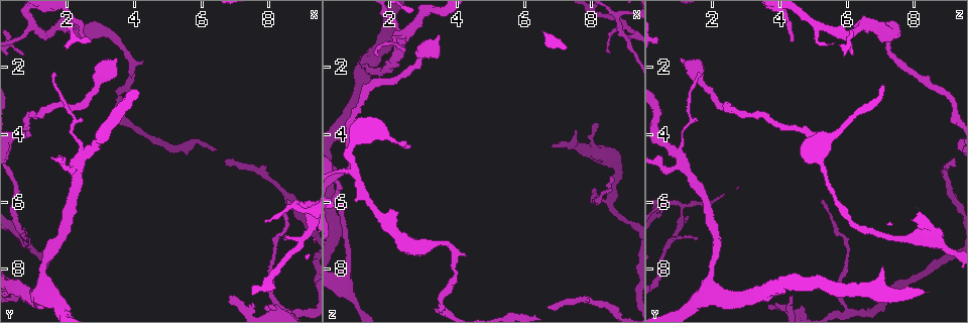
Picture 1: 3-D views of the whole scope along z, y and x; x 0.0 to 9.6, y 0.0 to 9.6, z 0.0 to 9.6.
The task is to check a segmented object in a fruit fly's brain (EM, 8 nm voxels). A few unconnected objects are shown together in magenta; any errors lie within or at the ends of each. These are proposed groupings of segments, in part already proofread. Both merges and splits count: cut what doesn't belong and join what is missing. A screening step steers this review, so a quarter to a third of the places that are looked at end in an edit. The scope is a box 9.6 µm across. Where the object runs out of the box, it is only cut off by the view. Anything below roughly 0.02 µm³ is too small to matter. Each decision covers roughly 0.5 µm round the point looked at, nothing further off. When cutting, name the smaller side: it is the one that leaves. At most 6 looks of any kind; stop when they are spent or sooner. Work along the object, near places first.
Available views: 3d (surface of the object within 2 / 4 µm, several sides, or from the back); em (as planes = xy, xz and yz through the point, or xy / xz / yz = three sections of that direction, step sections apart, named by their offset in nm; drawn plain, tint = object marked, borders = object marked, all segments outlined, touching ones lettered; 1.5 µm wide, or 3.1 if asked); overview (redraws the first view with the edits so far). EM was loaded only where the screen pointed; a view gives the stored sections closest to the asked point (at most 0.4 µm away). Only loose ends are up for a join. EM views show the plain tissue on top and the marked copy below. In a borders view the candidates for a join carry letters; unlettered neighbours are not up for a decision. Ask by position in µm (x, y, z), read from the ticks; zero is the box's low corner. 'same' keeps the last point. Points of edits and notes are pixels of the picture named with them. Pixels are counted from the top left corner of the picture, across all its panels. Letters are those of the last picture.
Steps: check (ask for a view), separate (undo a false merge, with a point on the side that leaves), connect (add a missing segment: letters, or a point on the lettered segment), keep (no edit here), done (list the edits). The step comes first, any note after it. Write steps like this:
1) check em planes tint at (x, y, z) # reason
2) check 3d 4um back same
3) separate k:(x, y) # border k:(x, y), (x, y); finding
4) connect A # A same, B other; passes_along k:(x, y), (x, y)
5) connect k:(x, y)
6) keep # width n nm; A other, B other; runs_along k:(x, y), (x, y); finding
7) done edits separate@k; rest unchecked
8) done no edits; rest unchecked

check 3d 2um at (6.85, 8.85, 4.35) # free end

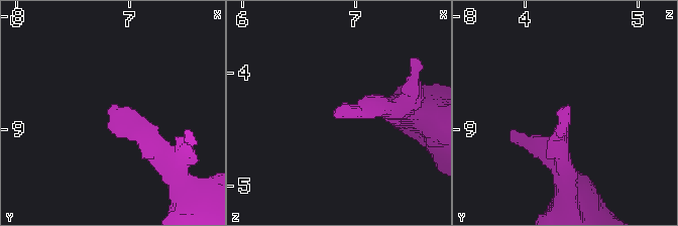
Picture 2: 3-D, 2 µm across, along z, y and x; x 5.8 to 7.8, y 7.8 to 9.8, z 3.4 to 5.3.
check em xz step 4 tint at (6.84, 8.82, 4.38)

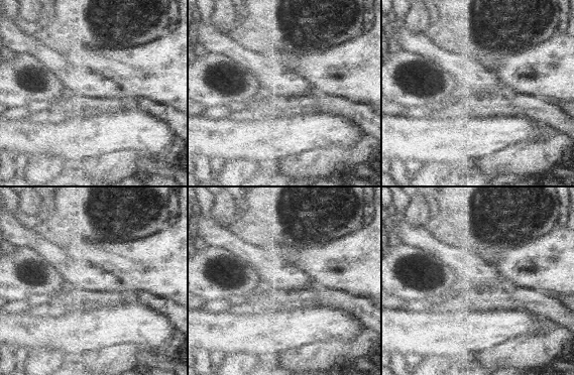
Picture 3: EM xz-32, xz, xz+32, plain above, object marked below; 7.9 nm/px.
check em xy step 8 borders same

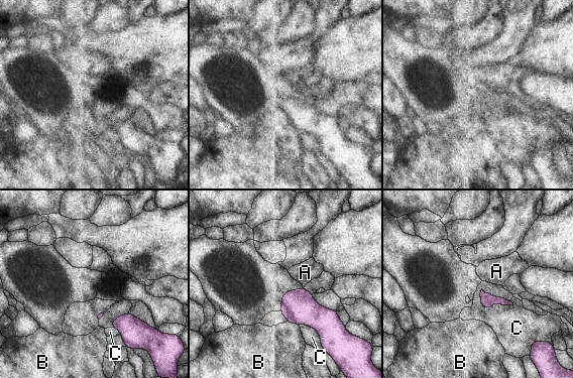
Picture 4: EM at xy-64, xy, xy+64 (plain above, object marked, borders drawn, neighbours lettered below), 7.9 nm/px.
keep # A other, B other, C other; border 4:(479, 290), (502, 296), (513, 304); no lettered segment goes on from it

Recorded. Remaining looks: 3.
check em planes borders at (8.95, 6.05, 1.10) # three arms meet

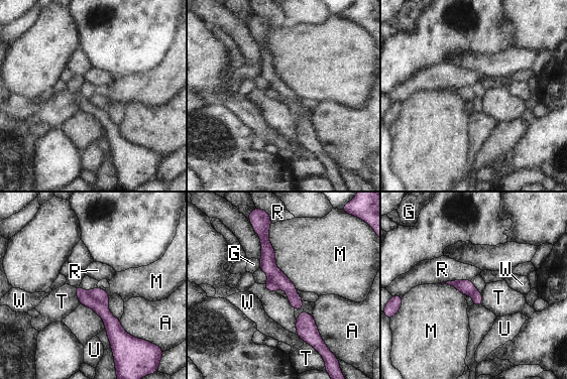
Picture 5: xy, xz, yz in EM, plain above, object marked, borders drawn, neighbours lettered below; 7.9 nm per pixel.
separate 5:(98, 294) # width 120 nm; A other, G other, M other, R other, T other, U other, W other; border 5:(87, 292), (96, 300), (106, 304); two neurons meet here

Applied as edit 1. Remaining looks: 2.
done edits separate@5; rest unchecked

